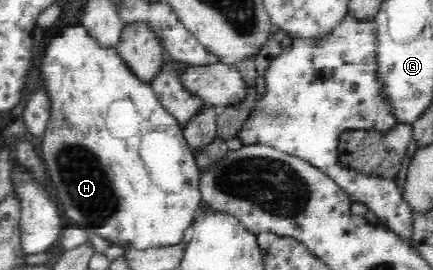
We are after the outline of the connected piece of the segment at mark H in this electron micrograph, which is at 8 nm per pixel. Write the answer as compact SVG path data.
M81 24L66 27L66 31L62 31L60 35L56 35L46 45L43 45L43 49L45 50L40 58L38 71L40 71L43 81L42 87L48 89L52 106L51 117L43 133L41 159L48 169L50 181L56 185L56 197L62 205L66 219L70 219L76 228L83 229L89 236L100 236L104 241L108 241L111 245L118 245L122 249L146 251L146 249L170 248L182 243L184 231L192 225L201 212L202 198L199 190L199 167L195 162L195 153L186 142L182 126L176 117L166 112L150 85L138 81L133 73L130 73L116 49L100 47Z

